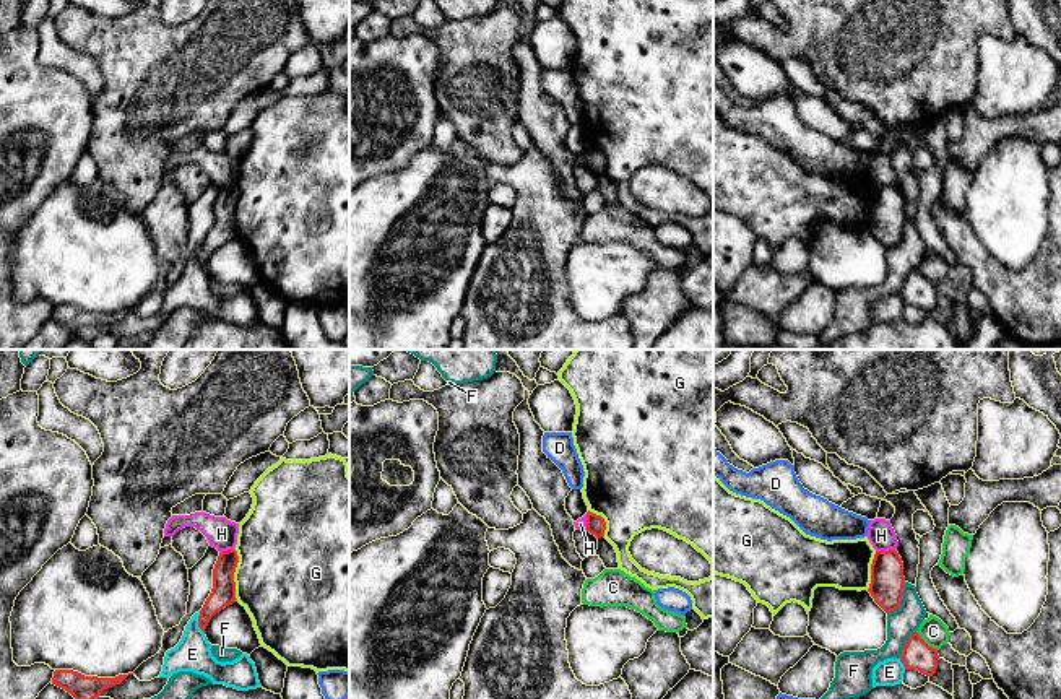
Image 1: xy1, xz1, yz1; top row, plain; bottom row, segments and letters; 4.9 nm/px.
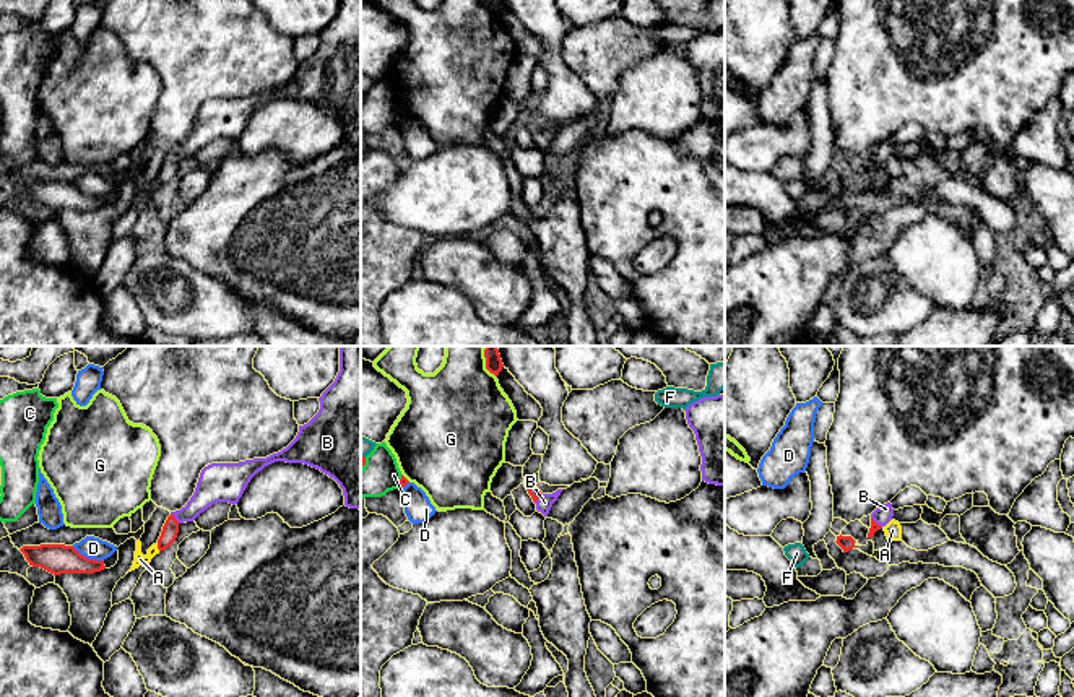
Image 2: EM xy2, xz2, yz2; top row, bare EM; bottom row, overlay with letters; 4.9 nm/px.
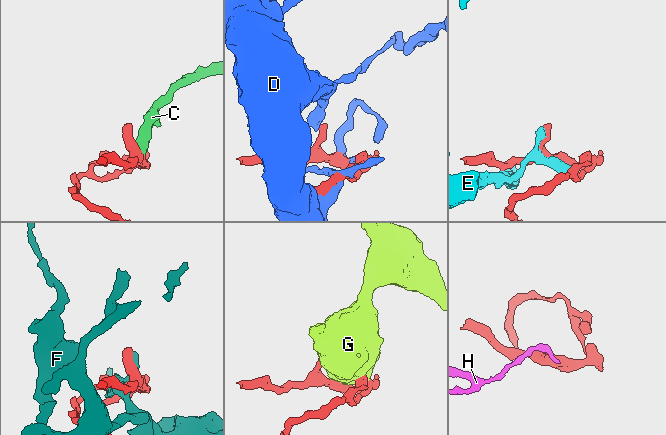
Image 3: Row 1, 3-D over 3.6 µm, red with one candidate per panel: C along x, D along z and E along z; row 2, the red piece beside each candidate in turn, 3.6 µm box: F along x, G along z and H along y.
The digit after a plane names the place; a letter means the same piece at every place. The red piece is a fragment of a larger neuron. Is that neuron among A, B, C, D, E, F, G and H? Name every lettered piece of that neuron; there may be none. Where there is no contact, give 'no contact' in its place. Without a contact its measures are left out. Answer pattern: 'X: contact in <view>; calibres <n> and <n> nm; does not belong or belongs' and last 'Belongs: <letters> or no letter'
A: contact in xy2; calibres 80 and 60 nm; does not belong
B: contact in xy2; calibres 80 and 170 nm; belongs
C: contact in yz1; calibres 150 and 140 nm; does not belong
D: contact in xy2; calibres 150 and 110 nm; does not belong
E: contact in xy1; calibres 130 and 180 nm; does not belong
F: contact in yz1; calibres 170 and 150 nm; does not belong
G: contact in xy1; calibres 130 and 480 nm; does not belong
H: contact in yz1; calibres 170 and 140 nm; does not belong
Belongs: B

